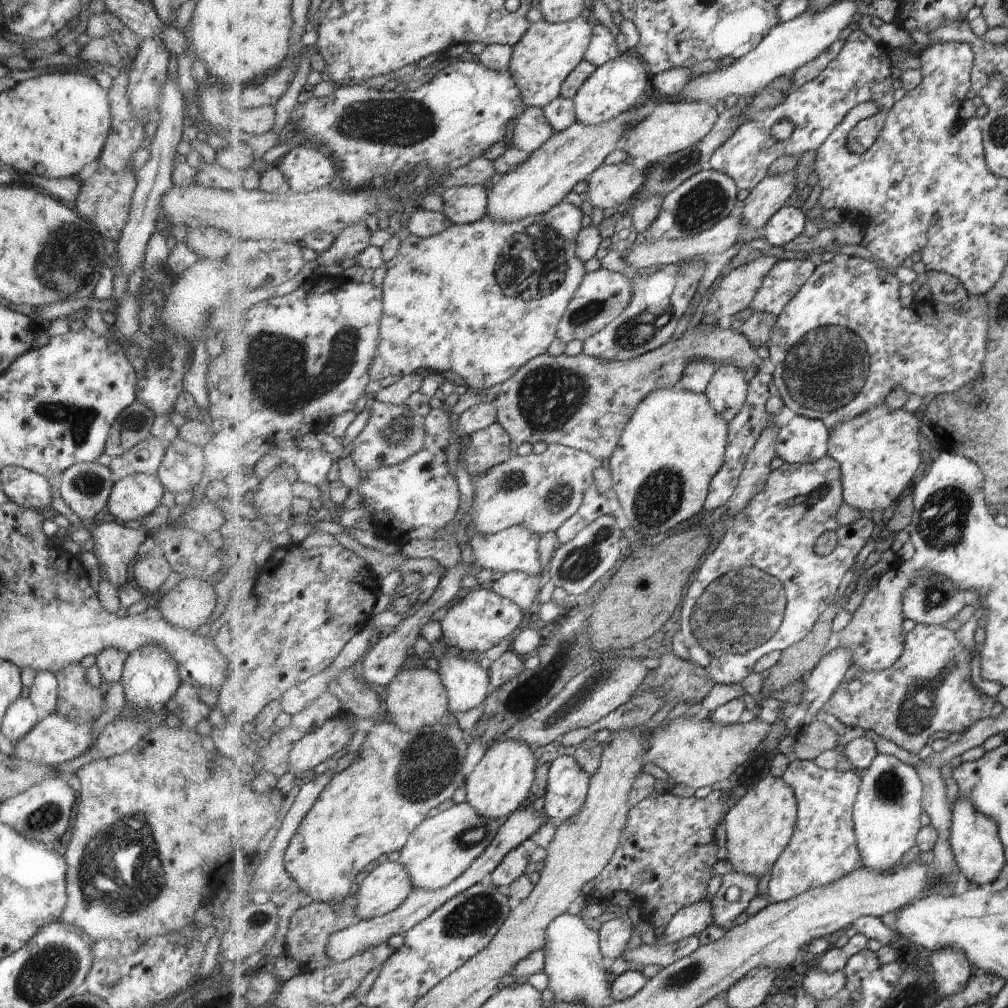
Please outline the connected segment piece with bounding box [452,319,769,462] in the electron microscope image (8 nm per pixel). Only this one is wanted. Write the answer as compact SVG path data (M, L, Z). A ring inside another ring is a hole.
M695 319L679 338L667 342L654 352L647 352L647 354L629 361L605 361L584 353L575 357L563 353L557 357L545 354L533 358L523 366L523 370L519 370L513 378L507 380L504 384L487 389L486 392L483 391L481 394L475 394L475 392L468 389L460 396L460 399L452 408L452 412L457 416L461 416L473 406L481 404L481 402L493 404L499 410L498 423L511 436L513 456L517 454L522 444L544 442L548 446L565 445L589 452L595 458L608 462L615 450L618 449L619 440L621 440L627 424L631 422L631 418L634 417L641 402L644 402L645 398L649 397L649 394L653 394L655 390L679 387L689 362L693 362L693 360L711 360L718 367L735 364L743 372L755 367L755 373L760 373L763 369L767 370L769 368L769 361L758 356L756 349L740 330L731 329L726 322L721 325L719 323L715 324L711 328L711 326L705 326L705 324Z

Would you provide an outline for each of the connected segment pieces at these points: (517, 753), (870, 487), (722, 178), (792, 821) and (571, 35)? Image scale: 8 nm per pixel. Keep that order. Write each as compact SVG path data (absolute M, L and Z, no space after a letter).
M501 738L487 749L487 754L466 780L467 802L475 808L479 816L487 820L503 821L522 808L521 804L531 794L531 786L535 780L535 754L533 753L530 746L516 739Z
M886 403L879 404L877 408L871 408L871 410L867 410L865 414L861 414L861 416L857 416L857 418L853 418L853 420L849 420L849 422L839 424L837 428L833 428L833 430L830 431L831 438L829 438L828 456L831 456L836 462L839 462L839 465L842 467L844 502L858 510L865 517L871 517L871 513L875 511L883 512L883 510L887 510L887 508L889 508L889 506L894 502L898 503L904 494L912 488L913 484L911 480L913 480L915 472L917 472L919 467L921 467L921 462L926 459L921 458L919 432L921 432L921 428L919 428L919 420L917 420L917 416L913 416L913 413L909 414L909 412L907 412L907 410L903 410L903 408L901 408L901 410L893 410L893 412L891 412L891 408L889 408Z
M708 169L689 178L677 190L664 198L663 210L653 224L653 228L645 234L636 236L635 244L653 244L661 240L677 240L695 237L707 230L713 229L721 220L729 218L737 204L737 193L740 191L737 182L725 172Z
M767 776L765 780L755 783L750 792L745 794L737 804L730 805L730 811L725 816L727 860L732 864L734 873L747 874L761 878L766 872L772 872L773 866L790 846L798 822L798 798L793 788L782 777Z
M585 15L563 23L549 23L544 19L533 23L523 40L513 47L509 68L527 106L543 109L554 102L555 98L561 97L563 83L586 59L593 40L593 30L594 27L589 24Z

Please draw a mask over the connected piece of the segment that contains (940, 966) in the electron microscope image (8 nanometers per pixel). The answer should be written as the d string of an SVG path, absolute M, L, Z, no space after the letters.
M941 948L939 952L930 952L931 968L935 980L935 990L941 998L949 998L957 992L965 992L975 970L959 948Z

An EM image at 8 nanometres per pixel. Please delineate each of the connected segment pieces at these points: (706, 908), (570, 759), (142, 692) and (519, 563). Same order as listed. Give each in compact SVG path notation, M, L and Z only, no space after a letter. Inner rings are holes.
M703 900L697 904L683 908L667 926L665 934L661 936L655 943L657 946L679 942L689 937L698 937L707 928L713 925L713 906L711 902Z
M559 754L548 774L545 814L555 824L577 816L587 802L591 778L573 756Z
M152 643L139 646L127 654L119 680L122 683L124 702L139 710L163 706L180 686L174 659L163 648Z
M513 526L495 535L479 534L468 541L472 547L472 559L480 569L503 573L525 572L529 576L540 576L543 570L539 554L541 538L541 534L531 532L525 526Z

